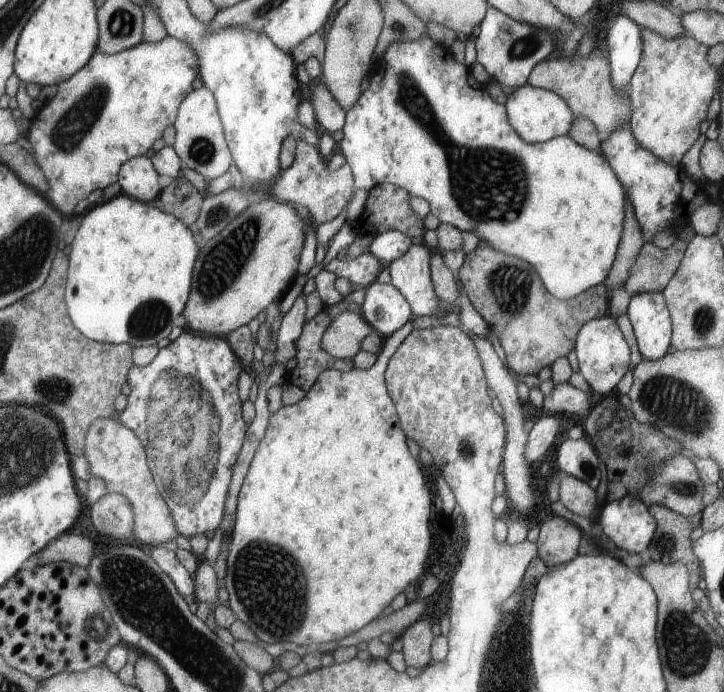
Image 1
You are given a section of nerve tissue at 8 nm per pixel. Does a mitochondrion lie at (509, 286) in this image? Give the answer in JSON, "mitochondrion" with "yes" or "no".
{"mitochondrion":"yes"}

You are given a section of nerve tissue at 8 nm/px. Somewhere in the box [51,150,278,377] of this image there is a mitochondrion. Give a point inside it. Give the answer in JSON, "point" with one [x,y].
{"point":[222,265]}

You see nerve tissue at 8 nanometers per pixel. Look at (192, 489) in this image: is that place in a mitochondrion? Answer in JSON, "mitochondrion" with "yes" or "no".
{"mitochondrion":"yes"}

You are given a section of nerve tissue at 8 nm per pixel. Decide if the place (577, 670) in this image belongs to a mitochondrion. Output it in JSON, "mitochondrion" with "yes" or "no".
{"mitochondrion":"no"}

